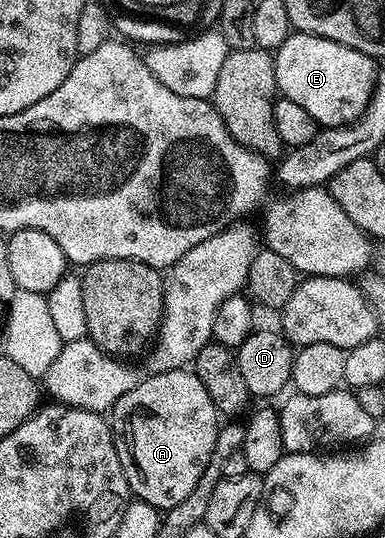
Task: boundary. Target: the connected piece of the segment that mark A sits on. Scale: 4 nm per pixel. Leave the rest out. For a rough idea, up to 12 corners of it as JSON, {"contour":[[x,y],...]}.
{"contour":[[190,368],[109,411],[131,495],[159,512],[196,488],[220,415]]}

